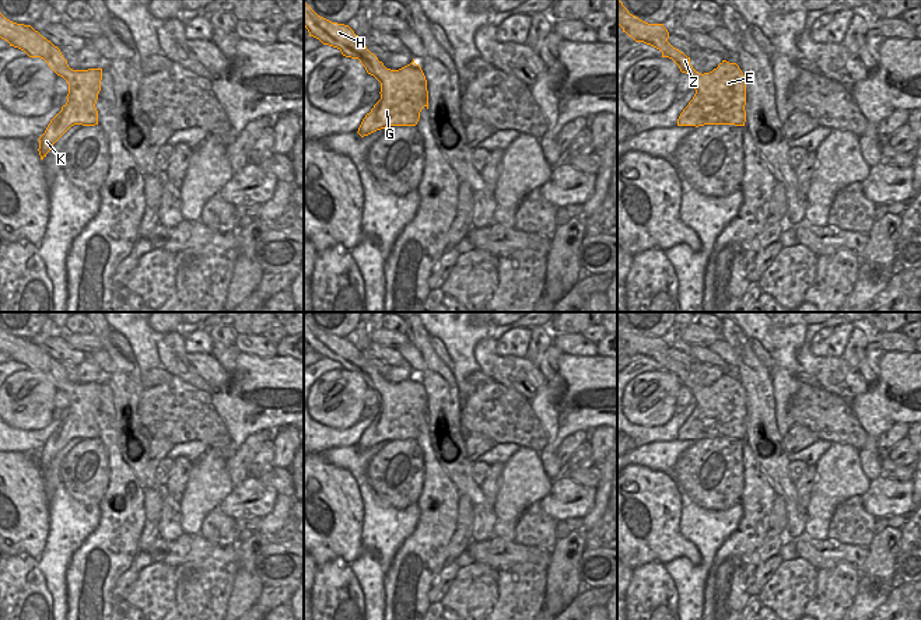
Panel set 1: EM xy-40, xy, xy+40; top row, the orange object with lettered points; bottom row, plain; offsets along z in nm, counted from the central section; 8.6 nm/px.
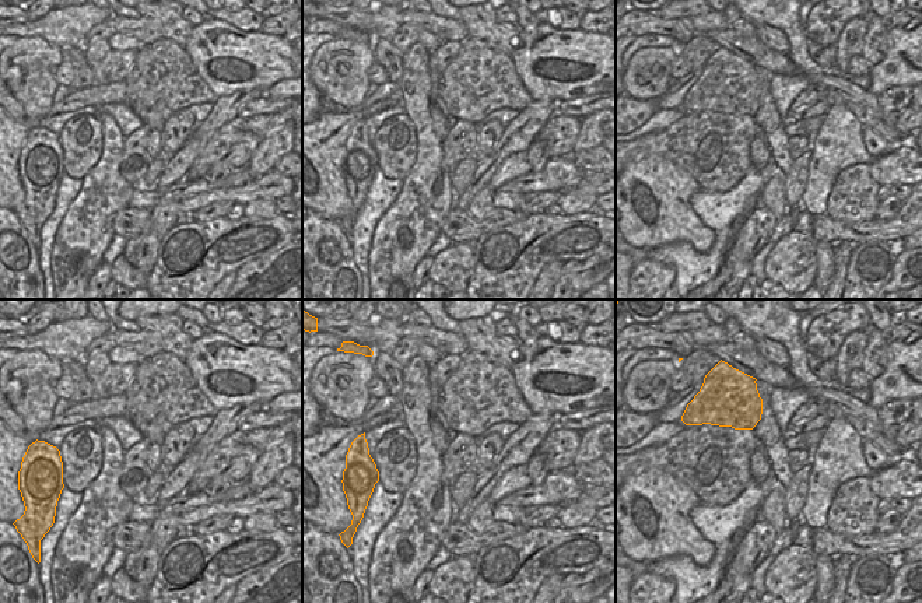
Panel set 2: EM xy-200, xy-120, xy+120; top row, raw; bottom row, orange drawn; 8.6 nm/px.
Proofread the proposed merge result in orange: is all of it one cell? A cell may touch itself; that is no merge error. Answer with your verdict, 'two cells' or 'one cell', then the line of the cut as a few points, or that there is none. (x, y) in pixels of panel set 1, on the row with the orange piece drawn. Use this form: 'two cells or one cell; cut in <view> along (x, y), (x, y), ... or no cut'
one cell; no cut

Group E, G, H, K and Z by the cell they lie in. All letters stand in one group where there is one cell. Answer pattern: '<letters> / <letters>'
E G H K Z

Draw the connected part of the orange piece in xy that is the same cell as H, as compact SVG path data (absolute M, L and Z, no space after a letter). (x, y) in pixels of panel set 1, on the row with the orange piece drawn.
M305 1L304 27L323 45L337 48L346 57L358 59L367 73L381 83L381 99L358 127L361 137L391 126L417 125L421 109L428 109L428 91L426 76L414 59L399 70L386 69L349 25L318 15Z

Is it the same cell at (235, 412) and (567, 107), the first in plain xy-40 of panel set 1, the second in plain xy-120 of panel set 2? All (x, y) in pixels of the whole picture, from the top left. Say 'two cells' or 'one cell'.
two cells

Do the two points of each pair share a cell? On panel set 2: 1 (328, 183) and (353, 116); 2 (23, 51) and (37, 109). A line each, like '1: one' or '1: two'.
1: one
2: one

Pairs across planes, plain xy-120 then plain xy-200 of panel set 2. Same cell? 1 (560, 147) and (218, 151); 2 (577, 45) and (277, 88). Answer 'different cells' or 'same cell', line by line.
1: same cell
2: different cells

